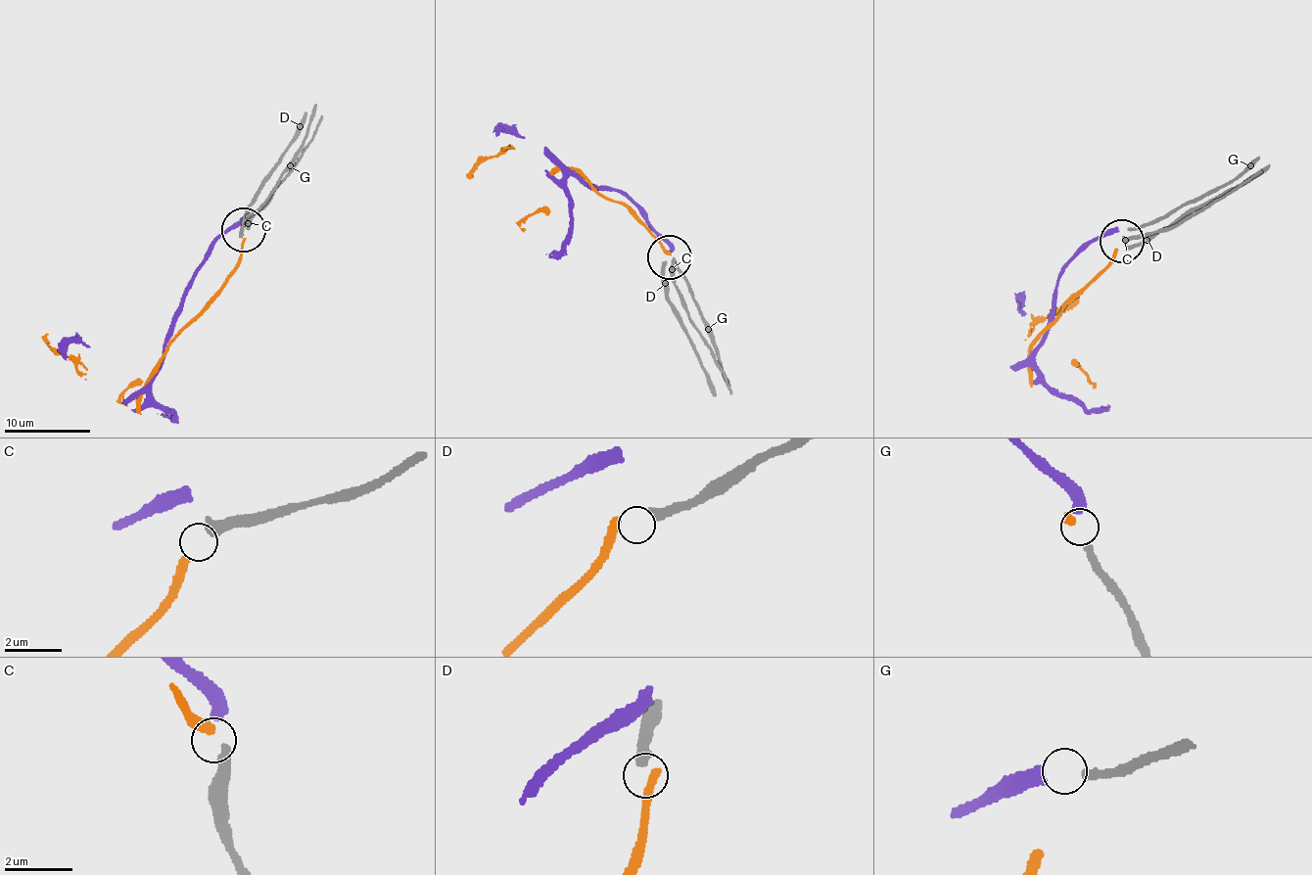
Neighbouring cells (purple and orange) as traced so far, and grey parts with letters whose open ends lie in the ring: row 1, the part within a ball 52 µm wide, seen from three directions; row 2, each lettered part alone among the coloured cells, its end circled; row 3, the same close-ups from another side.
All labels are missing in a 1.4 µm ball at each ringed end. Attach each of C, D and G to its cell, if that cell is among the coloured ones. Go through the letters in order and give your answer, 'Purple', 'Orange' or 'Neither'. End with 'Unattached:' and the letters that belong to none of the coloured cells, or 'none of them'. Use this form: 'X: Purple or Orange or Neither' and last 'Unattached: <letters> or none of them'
C: Orange
D: Neither
G: Purple
Unattached: D

